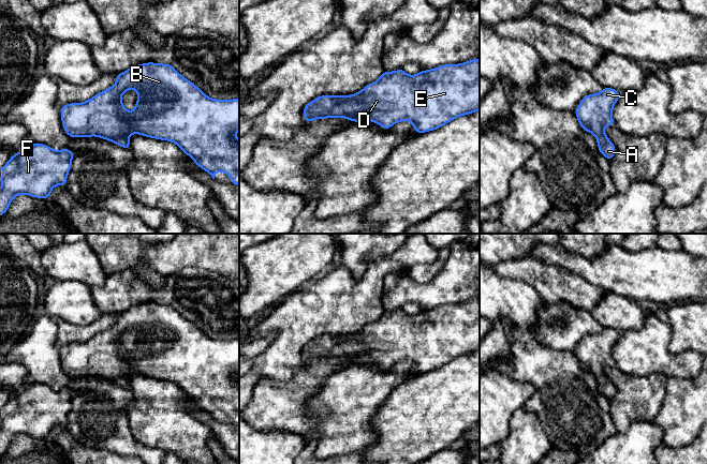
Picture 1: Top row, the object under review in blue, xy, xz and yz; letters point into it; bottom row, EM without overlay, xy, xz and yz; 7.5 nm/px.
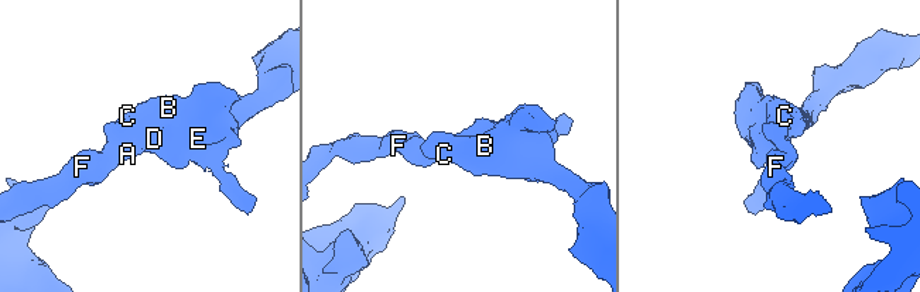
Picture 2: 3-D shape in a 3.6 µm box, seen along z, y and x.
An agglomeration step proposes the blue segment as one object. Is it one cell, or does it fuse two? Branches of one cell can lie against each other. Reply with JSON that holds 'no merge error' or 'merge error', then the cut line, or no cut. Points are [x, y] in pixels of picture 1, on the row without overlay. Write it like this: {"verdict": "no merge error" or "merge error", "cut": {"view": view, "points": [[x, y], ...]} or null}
{"verdict": "no merge error", "cut": null}

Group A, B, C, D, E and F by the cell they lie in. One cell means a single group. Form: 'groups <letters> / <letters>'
groups A B C D E F

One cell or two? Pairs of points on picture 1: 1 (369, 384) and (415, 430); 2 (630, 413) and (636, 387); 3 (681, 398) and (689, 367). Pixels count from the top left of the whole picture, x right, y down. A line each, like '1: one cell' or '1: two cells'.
1: two cells
2: one cell
3: two cells

